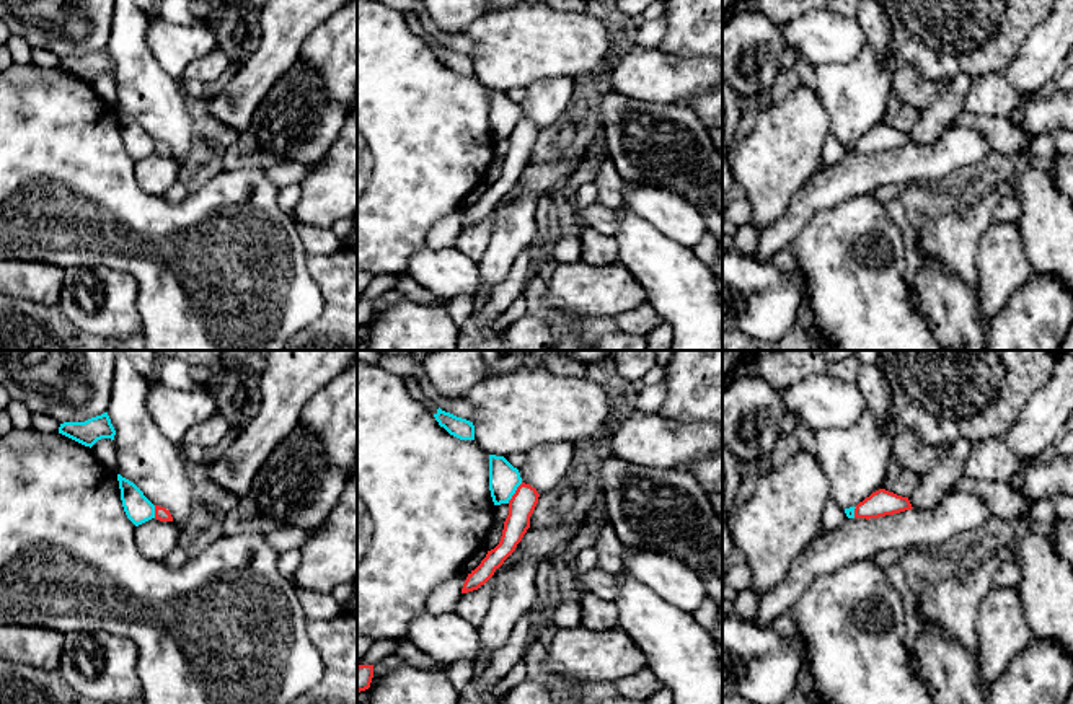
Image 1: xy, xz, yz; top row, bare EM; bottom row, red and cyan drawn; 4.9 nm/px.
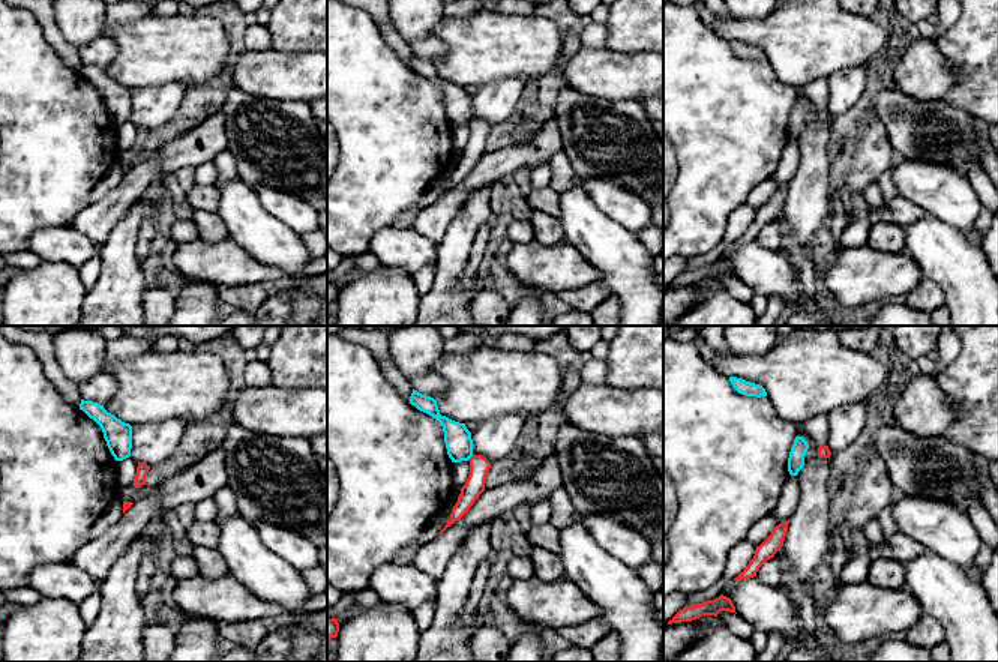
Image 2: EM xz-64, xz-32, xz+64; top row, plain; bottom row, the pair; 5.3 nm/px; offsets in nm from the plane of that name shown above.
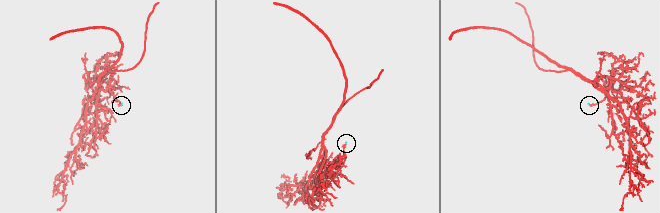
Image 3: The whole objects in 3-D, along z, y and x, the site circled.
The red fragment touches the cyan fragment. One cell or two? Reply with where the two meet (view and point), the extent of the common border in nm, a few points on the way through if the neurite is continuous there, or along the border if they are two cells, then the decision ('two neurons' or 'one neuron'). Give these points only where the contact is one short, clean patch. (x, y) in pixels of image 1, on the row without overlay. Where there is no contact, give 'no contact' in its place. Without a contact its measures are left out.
xz (516, 127) | 130 nm | along xz (522, 118), (507, 137) | two neurons

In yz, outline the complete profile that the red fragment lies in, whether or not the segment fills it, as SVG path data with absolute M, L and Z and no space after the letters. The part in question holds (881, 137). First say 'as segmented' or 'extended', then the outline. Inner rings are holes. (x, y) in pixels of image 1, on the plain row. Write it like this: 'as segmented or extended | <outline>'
as segmented | M879 124L856 140L854 153L879 153L912 143L913 142L908 132L897 130L885 124Z

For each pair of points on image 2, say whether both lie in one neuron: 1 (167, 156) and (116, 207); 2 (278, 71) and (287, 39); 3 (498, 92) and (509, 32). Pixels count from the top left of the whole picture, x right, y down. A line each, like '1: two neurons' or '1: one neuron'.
1: one neuron
2: two neurons
3: two neurons

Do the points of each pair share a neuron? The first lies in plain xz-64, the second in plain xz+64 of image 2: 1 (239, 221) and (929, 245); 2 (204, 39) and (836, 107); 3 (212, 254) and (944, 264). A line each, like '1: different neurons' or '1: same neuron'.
1: same neuron
2: different neurons
3: different neurons

